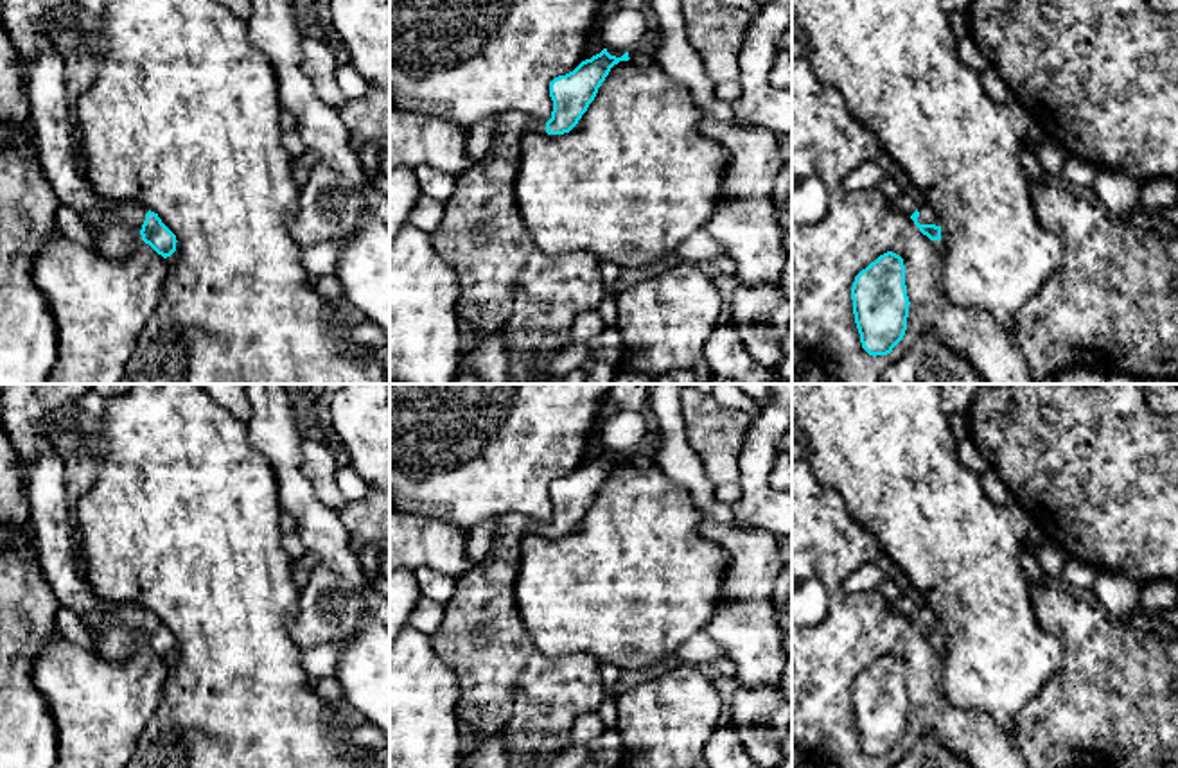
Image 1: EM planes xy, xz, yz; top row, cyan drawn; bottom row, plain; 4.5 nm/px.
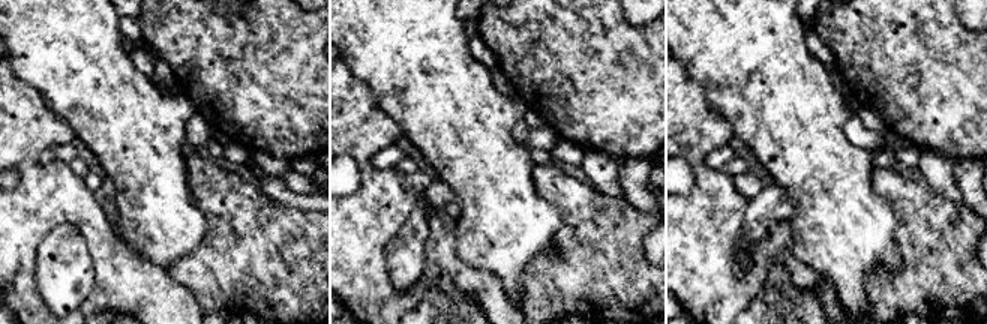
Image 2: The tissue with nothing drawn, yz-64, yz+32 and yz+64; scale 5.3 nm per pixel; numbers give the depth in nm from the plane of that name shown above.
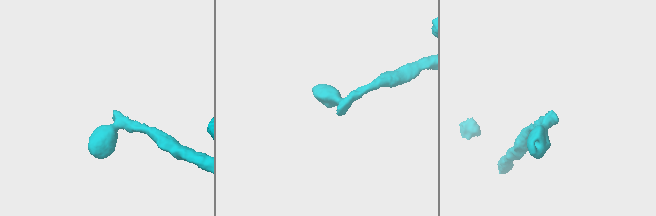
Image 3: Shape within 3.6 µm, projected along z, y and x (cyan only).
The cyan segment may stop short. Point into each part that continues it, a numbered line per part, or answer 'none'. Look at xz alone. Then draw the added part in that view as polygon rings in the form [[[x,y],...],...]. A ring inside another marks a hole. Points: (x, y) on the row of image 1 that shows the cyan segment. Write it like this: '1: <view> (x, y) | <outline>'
1: xz (509, 286) | [[[506,111],[499,115],[494,120],[494,138],[488,153],[476,163],[472,163],[467,170],[463,170],[460,176],[456,176],[456,187],[453,196],[444,203],[444,217],[440,226],[429,233],[431,246],[435,251],[454,269],[458,276],[458,289],[460,289],[460,300],[458,300],[458,316],[462,321],[467,321],[470,325],[470,332],[476,332],[479,336],[478,345],[488,336],[488,334],[503,334],[505,345],[508,350],[508,384],[528,384],[532,377],[539,379],[541,384],[548,384],[551,379],[549,373],[549,361],[551,355],[558,350],[569,346],[573,343],[569,336],[569,328],[573,319],[587,310],[596,310],[600,301],[605,296],[605,289],[602,284],[602,273],[600,273],[600,258],[591,253],[567,253],[567,255],[548,255],[544,253],[537,242],[533,240],[530,230],[524,226],[524,221],[517,210],[517,197],[515,197],[515,179],[519,172],[519,156],[521,156],[521,138],[528,131],[546,133],[546,122],[521,111]]]

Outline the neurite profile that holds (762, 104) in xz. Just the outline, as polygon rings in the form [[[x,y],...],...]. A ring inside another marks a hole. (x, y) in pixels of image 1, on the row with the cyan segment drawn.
[[[763,0],[760,13],[751,18],[740,54],[742,95],[731,102],[734,118],[767,129],[774,135],[792,135],[792,90],[779,90],[769,83],[778,59],[778,41],[792,32],[792,0]]]

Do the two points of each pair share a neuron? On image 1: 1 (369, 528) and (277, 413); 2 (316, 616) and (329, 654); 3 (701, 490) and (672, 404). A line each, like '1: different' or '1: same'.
1: different
2: different
3: same

